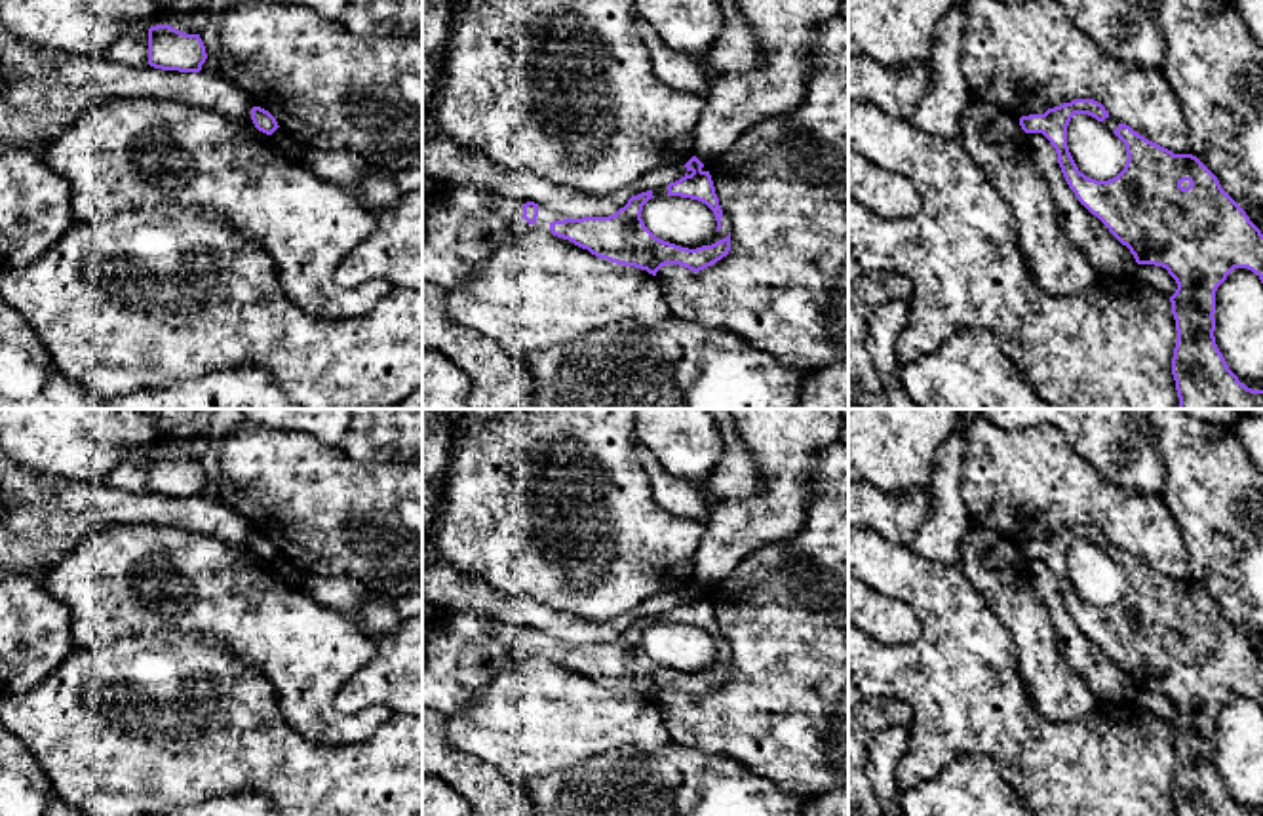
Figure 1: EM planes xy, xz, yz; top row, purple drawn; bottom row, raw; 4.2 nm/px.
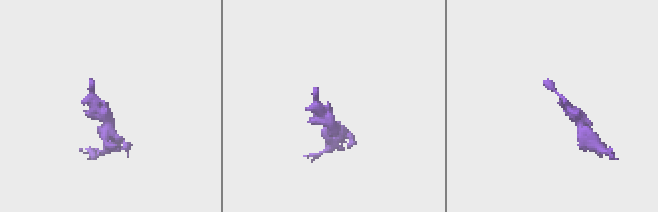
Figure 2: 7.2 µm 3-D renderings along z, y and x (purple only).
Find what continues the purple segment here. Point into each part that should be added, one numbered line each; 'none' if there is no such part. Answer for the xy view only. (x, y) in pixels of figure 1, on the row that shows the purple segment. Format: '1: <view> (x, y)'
none

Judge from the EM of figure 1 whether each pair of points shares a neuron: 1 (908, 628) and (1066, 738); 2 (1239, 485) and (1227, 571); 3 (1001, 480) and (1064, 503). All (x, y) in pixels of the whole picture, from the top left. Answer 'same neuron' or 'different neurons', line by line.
1: different neurons
2: same neuron
3: same neuron

